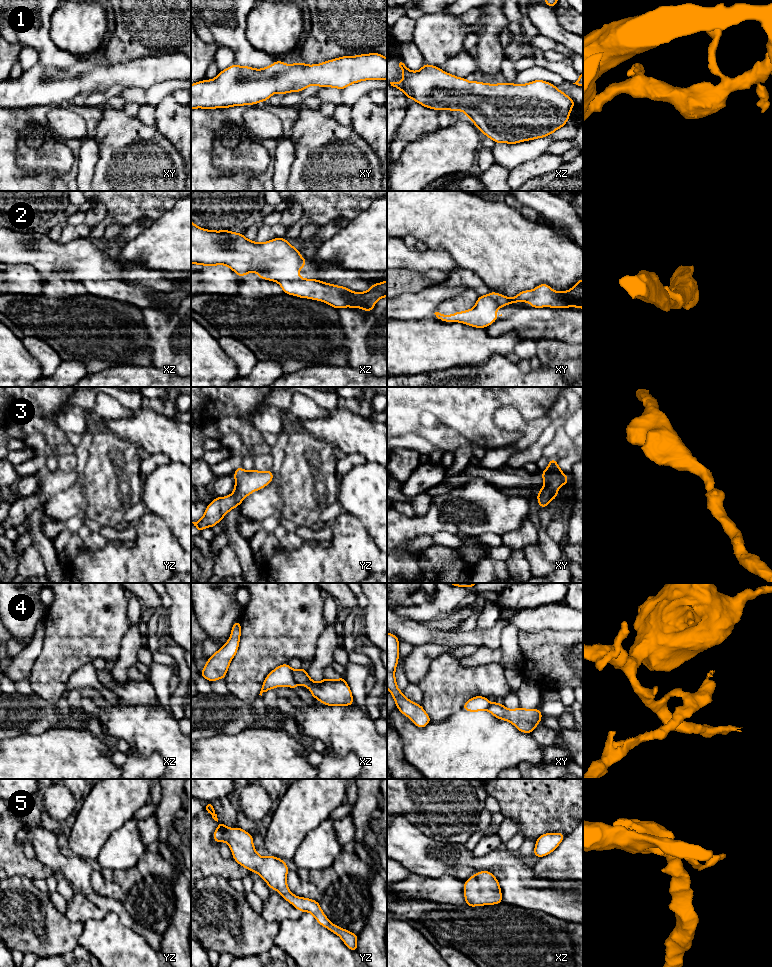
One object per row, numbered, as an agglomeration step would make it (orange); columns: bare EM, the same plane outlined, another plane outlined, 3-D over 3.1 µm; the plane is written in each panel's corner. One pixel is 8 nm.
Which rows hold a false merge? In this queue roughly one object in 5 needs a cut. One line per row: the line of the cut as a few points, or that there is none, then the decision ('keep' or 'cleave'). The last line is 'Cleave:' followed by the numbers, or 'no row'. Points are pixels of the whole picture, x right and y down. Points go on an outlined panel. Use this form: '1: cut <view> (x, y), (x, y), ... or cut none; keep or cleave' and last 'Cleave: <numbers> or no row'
1: cut none; keep
2: cut none; keep
3: cut none; keep
4: cut xz (292, 670), (292, 675), (297, 683); cleave
5: cut none; keep
Cleave: 4

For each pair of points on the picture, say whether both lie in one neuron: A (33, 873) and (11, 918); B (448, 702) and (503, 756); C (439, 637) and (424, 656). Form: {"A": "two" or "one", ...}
{"A": "two", "B": "two", "C": "two"}

